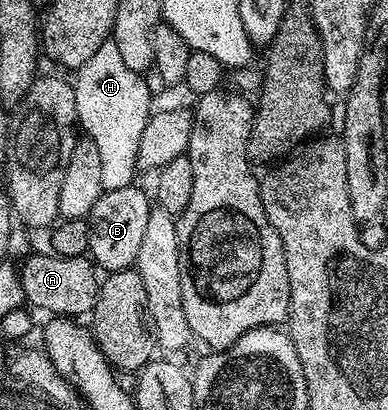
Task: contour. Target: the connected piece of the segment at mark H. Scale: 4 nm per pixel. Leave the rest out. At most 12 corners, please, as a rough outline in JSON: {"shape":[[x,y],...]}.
{"shape":[[114,39],[74,76],[103,191],[132,187],[150,86]]}

